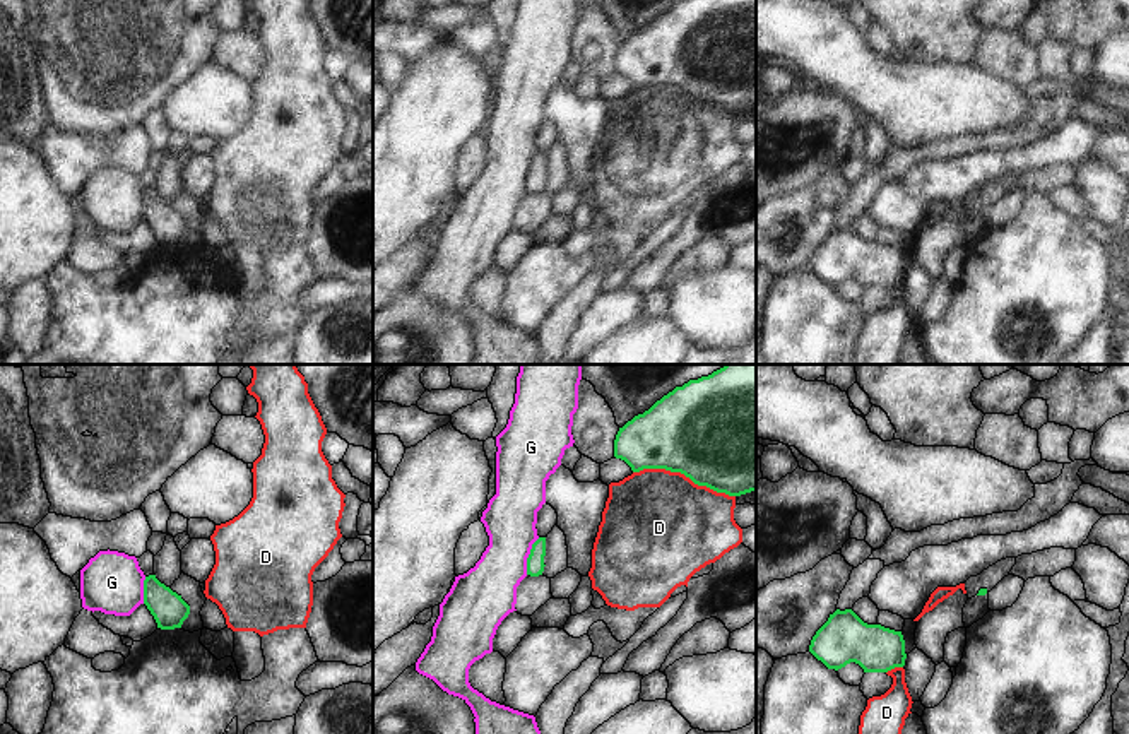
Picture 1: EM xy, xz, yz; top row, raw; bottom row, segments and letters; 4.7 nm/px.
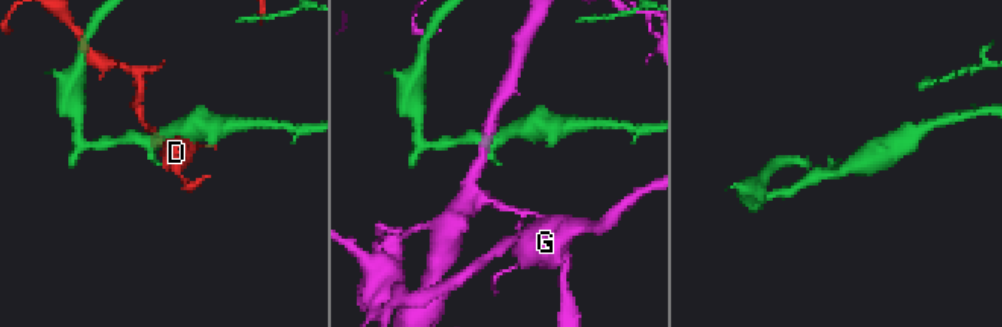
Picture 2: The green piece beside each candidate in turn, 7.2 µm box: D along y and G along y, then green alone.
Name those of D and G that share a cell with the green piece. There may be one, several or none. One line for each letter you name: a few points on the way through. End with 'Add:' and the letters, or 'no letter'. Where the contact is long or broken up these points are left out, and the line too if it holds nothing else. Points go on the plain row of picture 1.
Add: no letter

